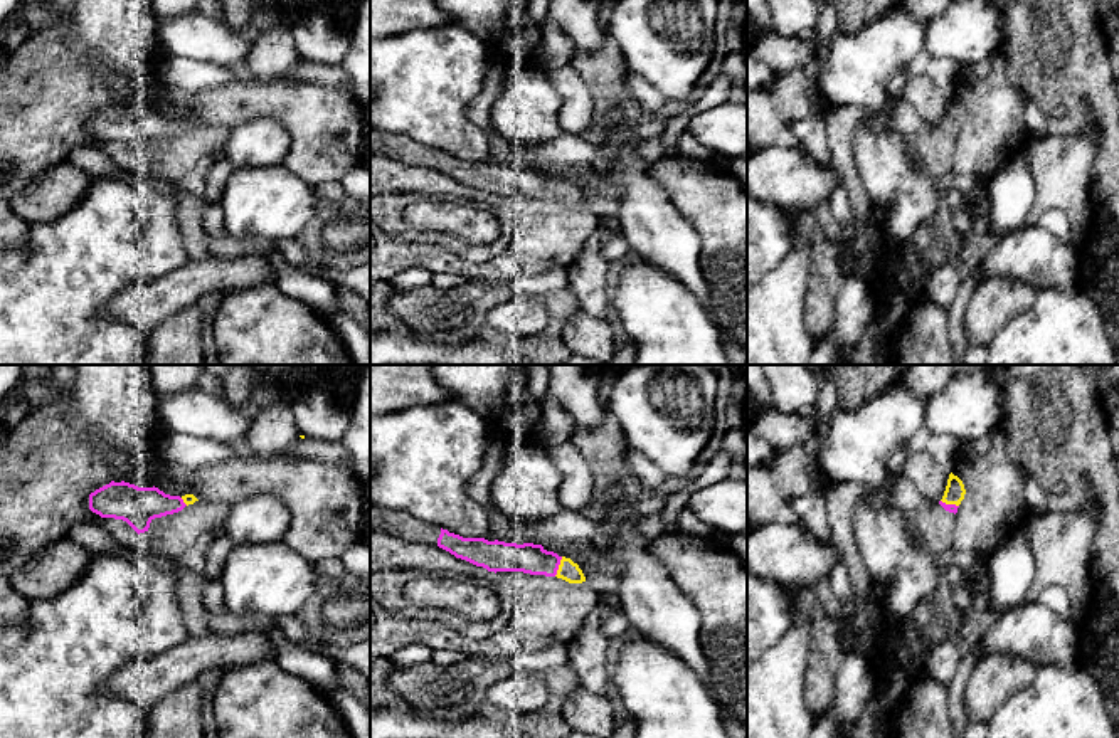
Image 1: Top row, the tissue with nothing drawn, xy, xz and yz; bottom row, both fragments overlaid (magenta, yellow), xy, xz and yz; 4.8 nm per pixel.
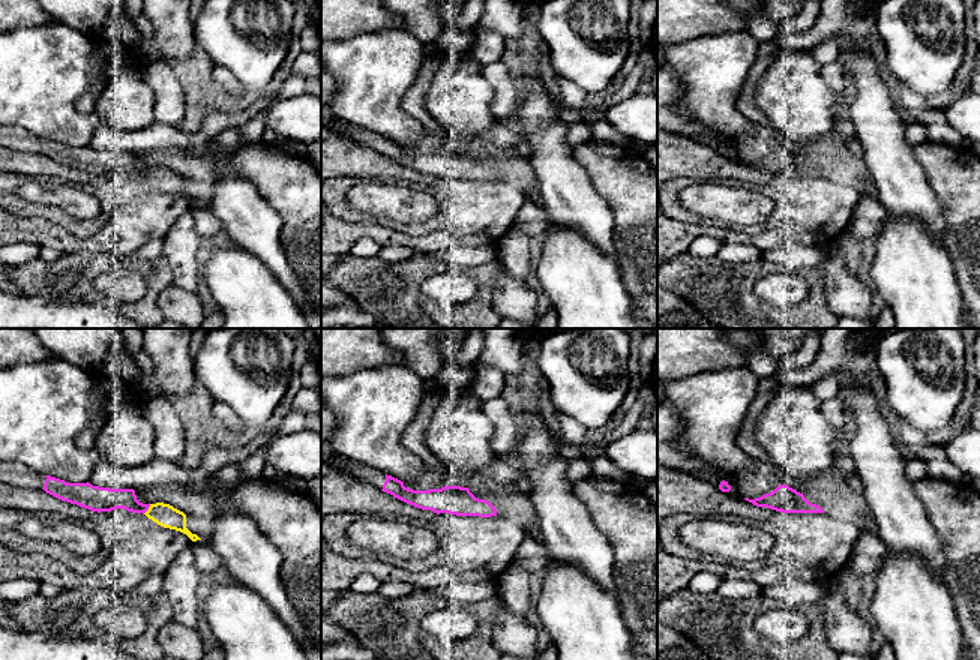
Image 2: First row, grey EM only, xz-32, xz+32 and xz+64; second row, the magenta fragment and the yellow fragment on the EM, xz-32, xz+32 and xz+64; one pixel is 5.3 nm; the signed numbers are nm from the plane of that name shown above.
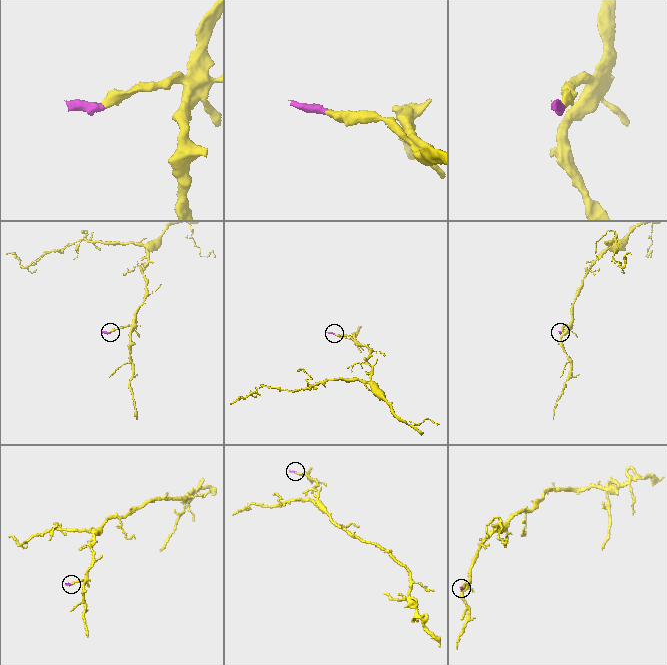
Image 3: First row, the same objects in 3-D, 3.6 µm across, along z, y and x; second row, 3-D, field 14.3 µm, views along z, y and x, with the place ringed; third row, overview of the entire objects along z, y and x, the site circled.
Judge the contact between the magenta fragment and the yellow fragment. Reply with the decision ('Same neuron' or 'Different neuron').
Same neuron

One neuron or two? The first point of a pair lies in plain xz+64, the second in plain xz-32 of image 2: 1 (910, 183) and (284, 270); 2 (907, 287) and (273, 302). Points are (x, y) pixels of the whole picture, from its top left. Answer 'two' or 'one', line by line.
1: one
2: one

